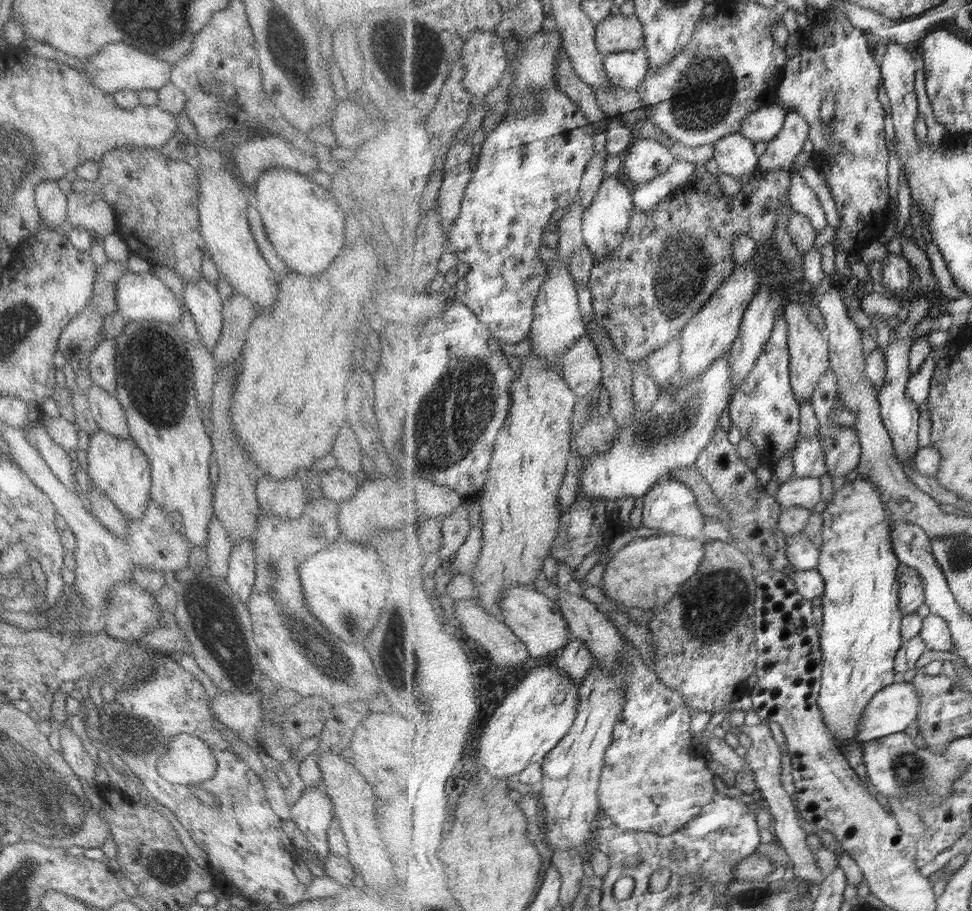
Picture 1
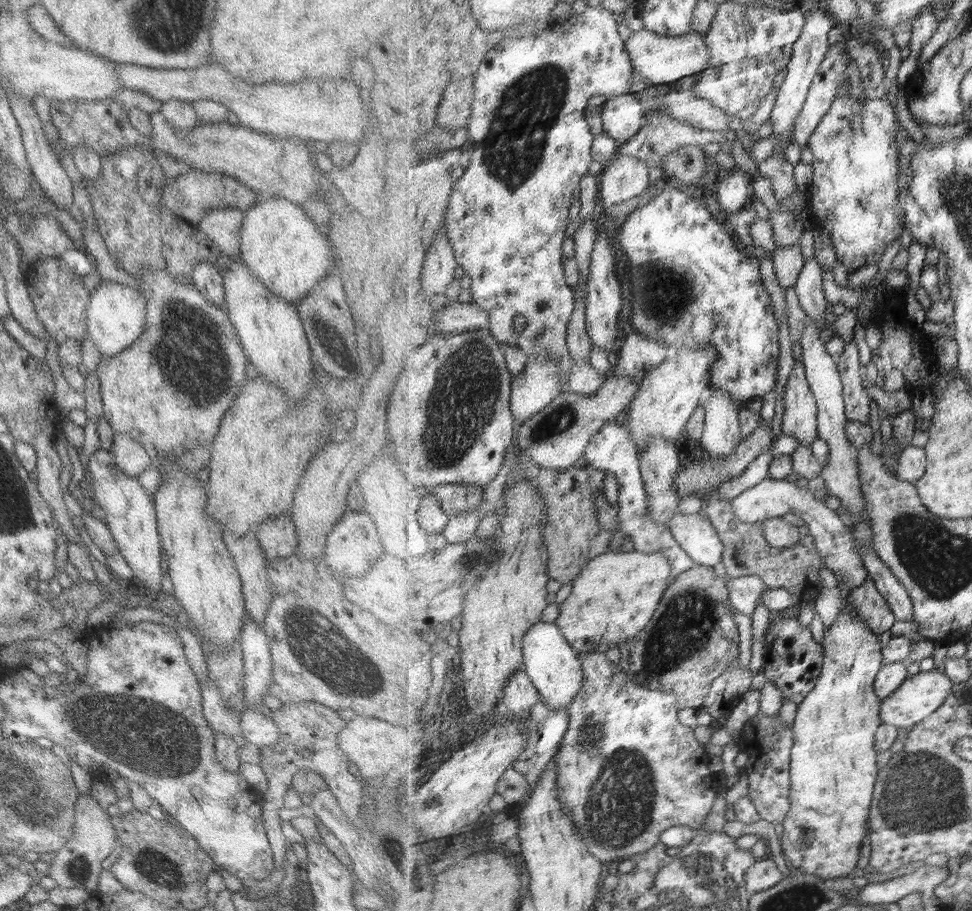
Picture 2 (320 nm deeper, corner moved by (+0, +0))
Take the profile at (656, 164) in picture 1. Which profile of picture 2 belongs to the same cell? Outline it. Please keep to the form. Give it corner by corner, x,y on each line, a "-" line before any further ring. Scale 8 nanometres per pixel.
634,156
614,158
598,177
602,206
615,206
643,194
649,186
649,164

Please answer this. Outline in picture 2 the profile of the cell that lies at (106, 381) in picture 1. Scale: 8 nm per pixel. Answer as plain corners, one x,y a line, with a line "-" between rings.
143,269
131,277
132,280
133,277
134,280
137,280
137,287
139,287
137,288
137,292
139,292
142,300
144,300
145,320
143,330
135,342
132,342
127,348
118,352
115,356
101,358
97,365
95,375
98,378
99,394
102,402
102,418
107,421
107,424
109,424
114,432
124,432
135,439
141,445
141,448
150,456
150,459
155,459
155,456
163,456
165,458
165,456
169,456
170,454
177,456
183,455
186,450
193,448
196,444
202,444
208,449
214,434
217,432
221,417
225,414
226,410
229,410
229,406
231,406
231,402
235,398
235,392
239,390
241,382
246,378
243,376
245,374
246,356
240,347
234,328
231,326
224,309
216,307
206,298
203,298
203,295
197,292
191,283
177,282
173,277
170,277
170,274
162,270
150,271

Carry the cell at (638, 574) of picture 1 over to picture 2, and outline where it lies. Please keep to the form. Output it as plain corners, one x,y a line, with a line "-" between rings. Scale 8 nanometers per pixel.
605,552
579,573
570,595
560,607
556,623
580,656
587,652
606,652
647,628
665,596
669,580
673,578
672,563
664,554

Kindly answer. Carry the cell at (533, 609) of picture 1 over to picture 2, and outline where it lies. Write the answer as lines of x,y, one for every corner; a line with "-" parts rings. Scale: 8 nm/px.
539,621
524,636
524,669
540,692
541,700
553,710
568,708
579,696
584,685
584,666
582,658
561,632
556,621

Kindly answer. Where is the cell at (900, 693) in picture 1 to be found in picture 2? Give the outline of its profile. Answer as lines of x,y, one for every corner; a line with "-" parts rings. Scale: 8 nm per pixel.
935,668
931,671
911,675
899,690
896,690
880,706
880,717
886,725
912,729
918,722
936,713
948,700
954,690
952,678
943,670

